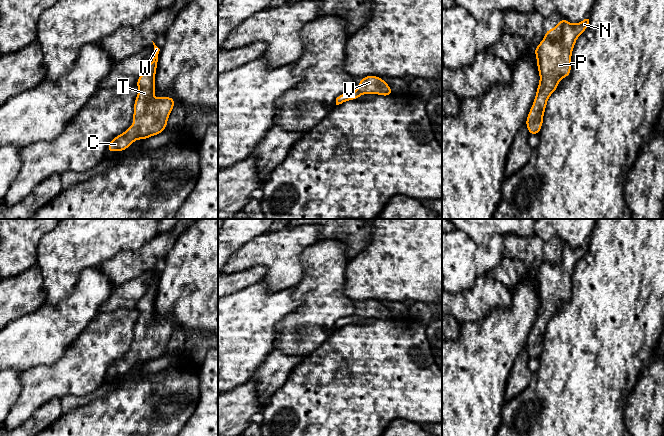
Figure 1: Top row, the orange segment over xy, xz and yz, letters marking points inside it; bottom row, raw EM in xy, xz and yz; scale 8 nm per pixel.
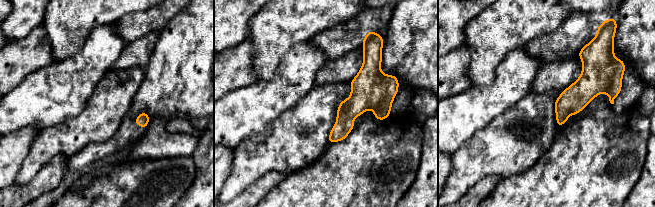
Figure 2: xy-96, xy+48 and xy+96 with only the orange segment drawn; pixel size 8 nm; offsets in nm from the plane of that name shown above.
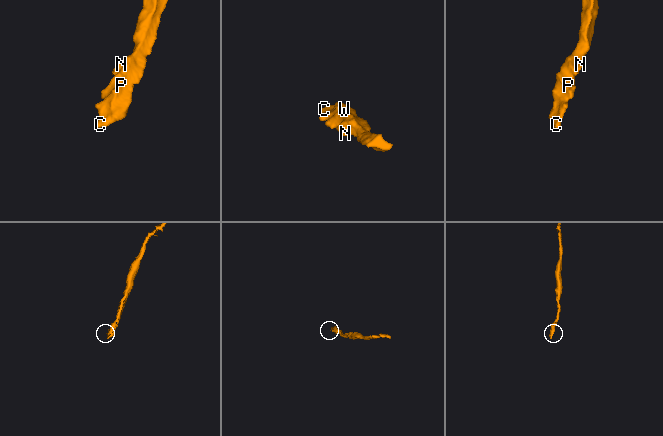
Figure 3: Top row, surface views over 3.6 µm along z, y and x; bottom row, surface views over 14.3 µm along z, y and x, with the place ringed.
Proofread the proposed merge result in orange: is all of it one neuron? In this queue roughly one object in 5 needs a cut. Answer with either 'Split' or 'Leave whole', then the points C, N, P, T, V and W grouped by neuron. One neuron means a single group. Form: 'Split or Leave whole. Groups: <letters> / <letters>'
Leave whole. Groups: C N P T V W

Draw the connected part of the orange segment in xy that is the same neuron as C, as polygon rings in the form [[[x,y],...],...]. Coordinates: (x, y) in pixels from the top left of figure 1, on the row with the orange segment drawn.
[[[154,42],[153,45],[155,57],[136,82],[139,92],[134,102],[134,123],[124,133],[116,136],[111,140],[107,147],[108,152],[124,151],[130,145],[132,145],[135,140],[145,140],[148,137],[155,136],[166,130],[169,115],[175,105],[175,99],[172,97],[157,97],[155,99],[152,98],[152,96],[155,94],[154,79],[157,70],[158,54],[160,51]]]

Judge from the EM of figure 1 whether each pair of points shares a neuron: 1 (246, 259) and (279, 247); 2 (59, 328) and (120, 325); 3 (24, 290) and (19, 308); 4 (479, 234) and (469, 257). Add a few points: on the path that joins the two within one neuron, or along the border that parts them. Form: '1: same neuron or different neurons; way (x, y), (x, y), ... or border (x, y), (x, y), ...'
1: same neuron; way (254, 253), (262, 250), (271, 250)
2: different neurons; border (98, 312), (71, 344)
3: same neuron; way (22, 294), (19, 297), (19, 304)
4: different neurons; border (456, 229), (478, 244), (497, 234)

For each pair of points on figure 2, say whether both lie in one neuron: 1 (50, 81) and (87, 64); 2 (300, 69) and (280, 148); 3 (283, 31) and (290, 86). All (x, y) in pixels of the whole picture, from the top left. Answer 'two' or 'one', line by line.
1: one
2: two
3: two

